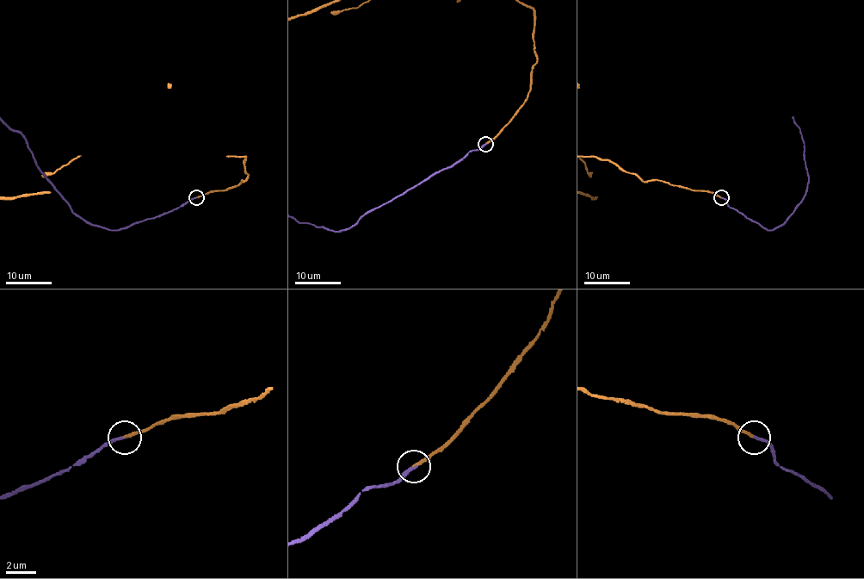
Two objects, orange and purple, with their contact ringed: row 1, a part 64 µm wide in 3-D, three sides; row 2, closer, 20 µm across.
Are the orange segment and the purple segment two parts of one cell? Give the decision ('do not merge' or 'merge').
merge

